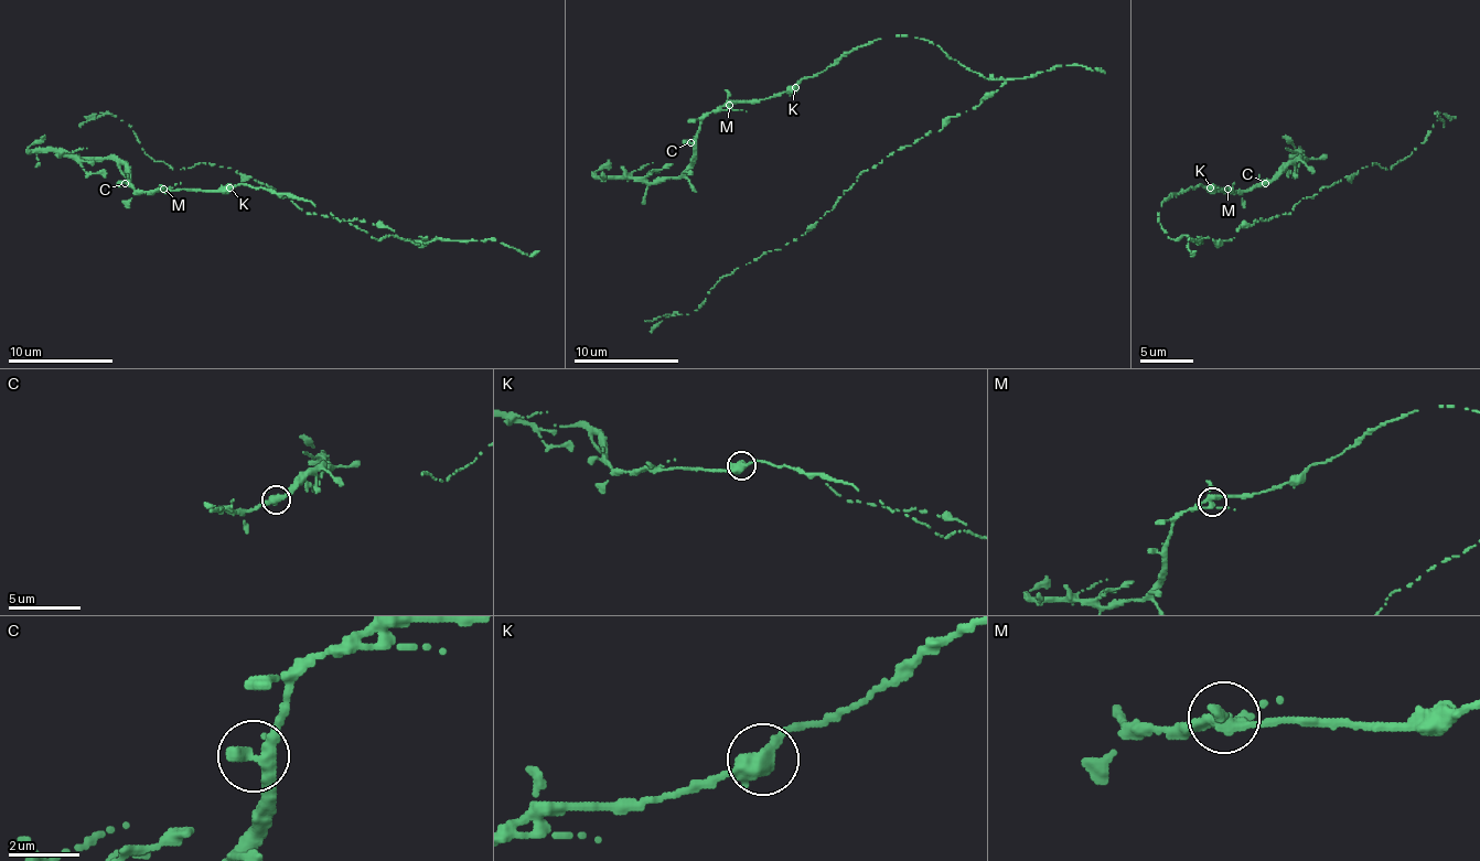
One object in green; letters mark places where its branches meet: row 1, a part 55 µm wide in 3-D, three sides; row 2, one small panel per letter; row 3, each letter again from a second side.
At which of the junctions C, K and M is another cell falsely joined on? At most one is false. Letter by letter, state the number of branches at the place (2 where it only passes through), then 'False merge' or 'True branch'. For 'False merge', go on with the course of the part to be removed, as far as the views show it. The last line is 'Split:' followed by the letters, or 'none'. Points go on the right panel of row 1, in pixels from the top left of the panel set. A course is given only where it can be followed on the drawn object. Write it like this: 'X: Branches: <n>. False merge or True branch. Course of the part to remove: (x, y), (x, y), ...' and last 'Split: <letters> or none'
C: Branches: 2. True branch
K: Branches: 2. False merge. Course of the part to remove: (1210, 189), (1165, 198), (1159, 223), (1170, 238), (1228, 240), (1362, 168), (1392, 170), (1439, 111), (1455, 117)
M: Branches: 3. True branch
Split: K

